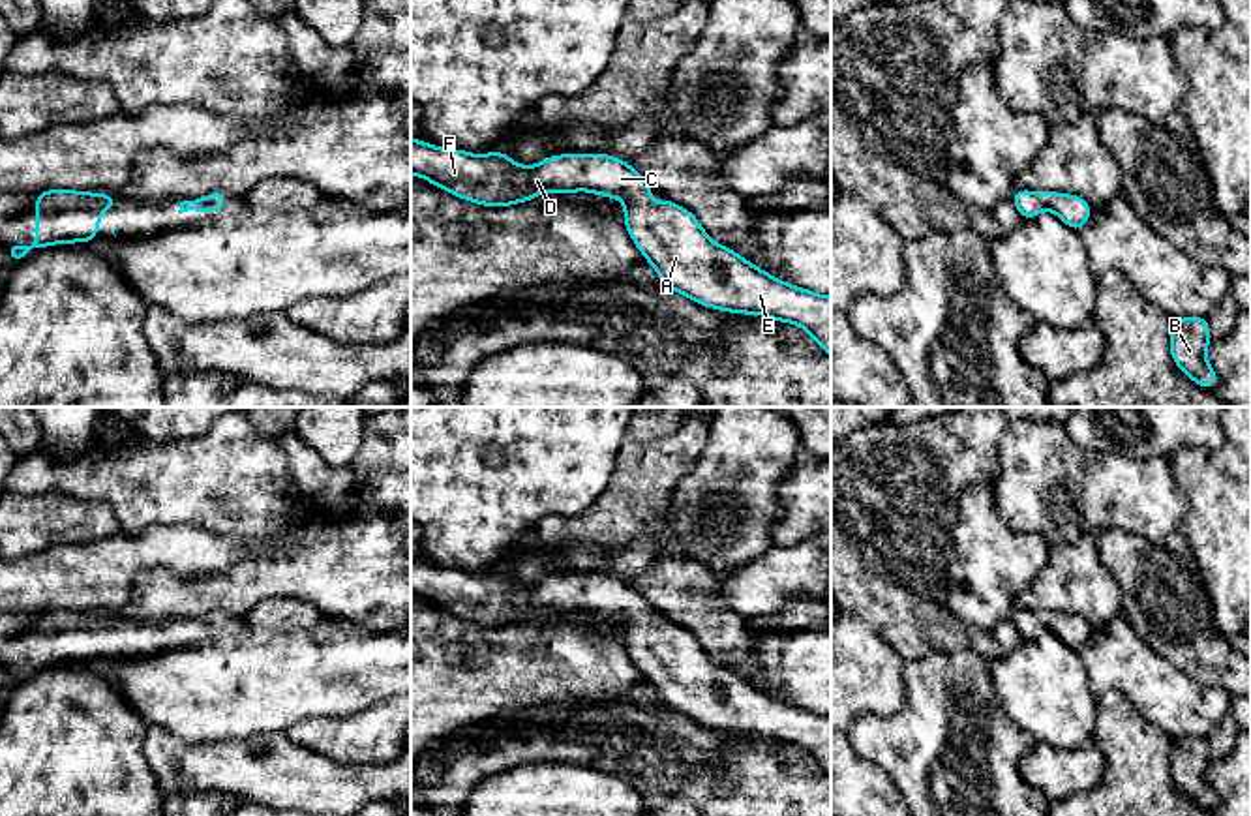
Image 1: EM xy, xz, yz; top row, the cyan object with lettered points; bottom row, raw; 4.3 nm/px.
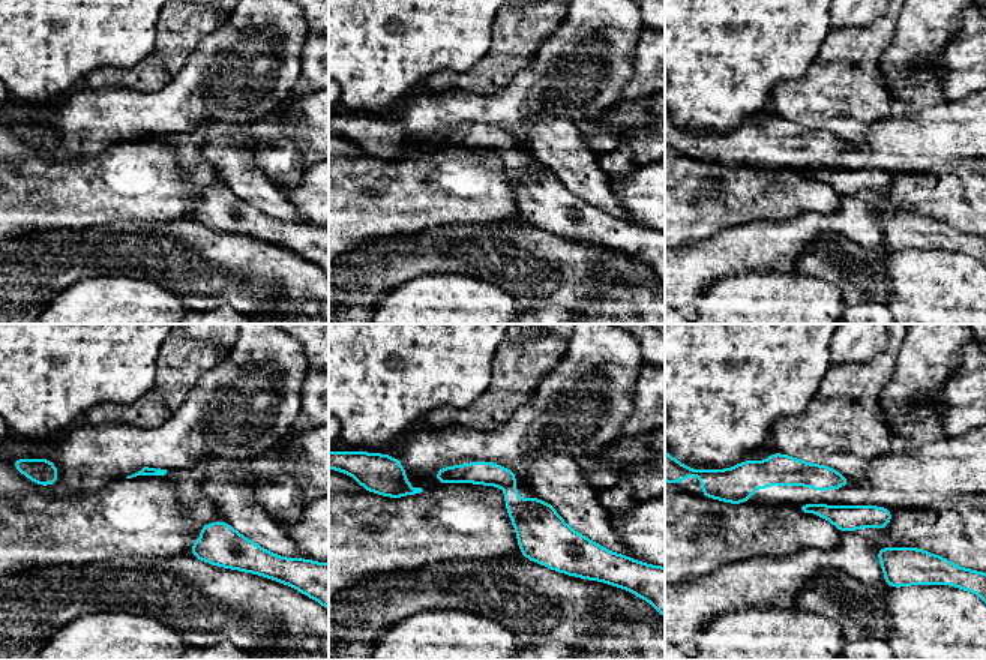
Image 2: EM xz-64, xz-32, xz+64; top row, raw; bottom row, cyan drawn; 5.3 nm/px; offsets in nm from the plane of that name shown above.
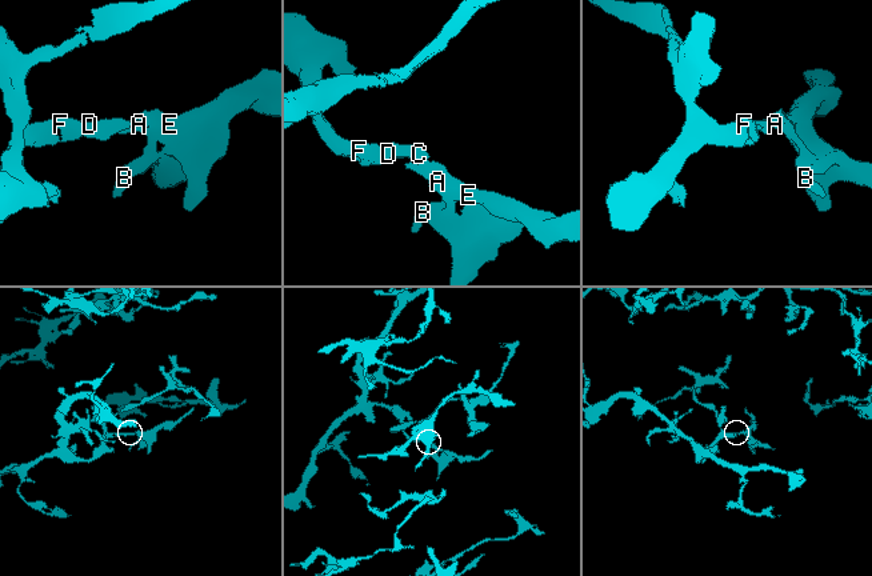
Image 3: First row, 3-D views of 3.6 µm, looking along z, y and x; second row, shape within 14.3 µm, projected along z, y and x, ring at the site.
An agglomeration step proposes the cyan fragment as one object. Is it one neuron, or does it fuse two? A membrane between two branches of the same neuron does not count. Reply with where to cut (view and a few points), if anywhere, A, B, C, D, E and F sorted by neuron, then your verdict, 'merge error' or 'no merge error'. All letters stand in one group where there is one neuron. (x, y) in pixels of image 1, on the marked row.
no cut | A B C D E F | no merge error

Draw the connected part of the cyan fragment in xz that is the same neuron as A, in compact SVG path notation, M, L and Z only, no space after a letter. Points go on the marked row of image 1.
M411 139L411 174L482 206L525 203L548 189L621 199L626 231L666 289L713 310L793 323L831 356L831 296L784 283L715 244L686 208L649 203L653 186L623 159L563 154L523 167L503 150L476 156Z

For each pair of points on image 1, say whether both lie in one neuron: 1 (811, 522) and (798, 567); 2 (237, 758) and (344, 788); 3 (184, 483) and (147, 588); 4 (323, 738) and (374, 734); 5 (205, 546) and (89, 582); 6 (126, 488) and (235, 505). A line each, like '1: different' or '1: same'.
1: different
2: same
3: different
4: same
5: same
6: same

